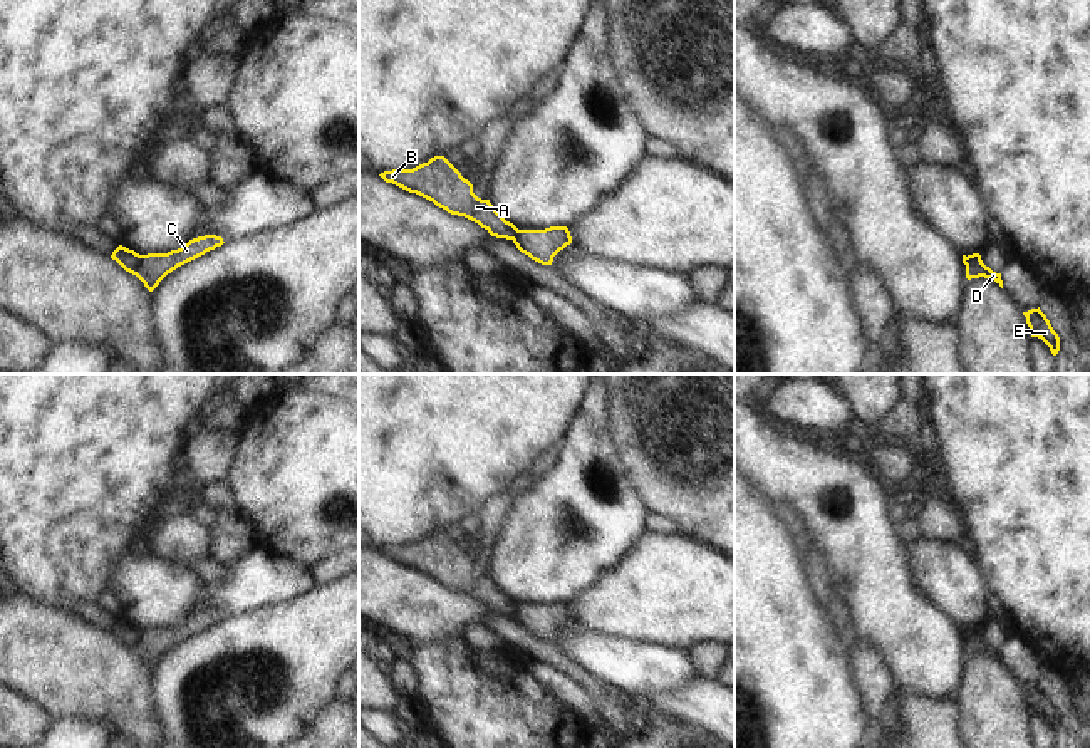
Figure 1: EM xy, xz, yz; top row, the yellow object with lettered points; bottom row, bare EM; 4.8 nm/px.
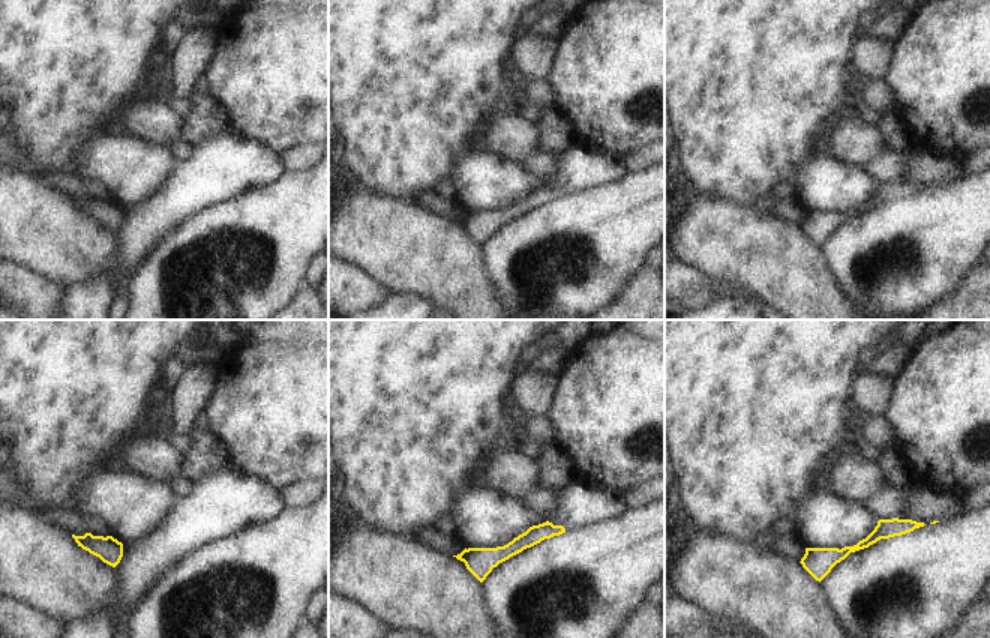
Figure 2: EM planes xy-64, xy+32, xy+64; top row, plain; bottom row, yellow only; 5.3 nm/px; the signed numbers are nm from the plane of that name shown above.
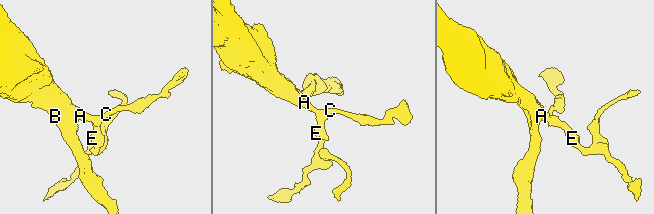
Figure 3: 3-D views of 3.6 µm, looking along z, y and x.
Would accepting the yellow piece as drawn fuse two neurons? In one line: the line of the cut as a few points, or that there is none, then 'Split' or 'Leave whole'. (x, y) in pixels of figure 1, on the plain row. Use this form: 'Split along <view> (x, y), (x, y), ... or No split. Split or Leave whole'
Split along xy (141, 631), (134, 649). Split.

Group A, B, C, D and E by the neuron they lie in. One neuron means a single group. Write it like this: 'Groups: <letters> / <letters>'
Groups: A B / C D E.

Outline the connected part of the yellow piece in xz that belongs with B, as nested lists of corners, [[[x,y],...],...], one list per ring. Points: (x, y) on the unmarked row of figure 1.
[[[434,532],[413,545],[392,545],[379,550],[409,569],[416,569],[451,590],[465,592],[491,612],[511,616],[518,605],[490,579],[473,569],[473,560],[444,533]]]

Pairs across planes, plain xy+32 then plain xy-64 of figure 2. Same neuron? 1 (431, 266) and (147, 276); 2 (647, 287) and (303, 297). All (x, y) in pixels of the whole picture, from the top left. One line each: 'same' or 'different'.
1: different
2: same

